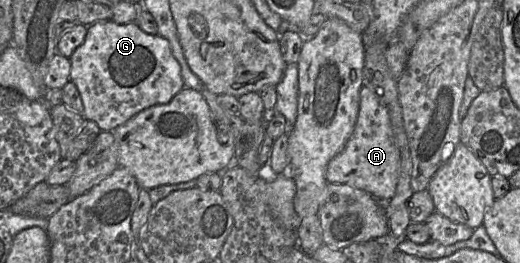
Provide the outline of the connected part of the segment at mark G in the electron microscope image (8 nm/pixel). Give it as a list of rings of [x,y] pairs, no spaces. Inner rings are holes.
[[[107,20],[87,26],[83,43],[74,50],[69,60],[70,82],[81,96],[83,116],[94,121],[102,132],[113,130],[148,107],[169,103],[184,88],[181,67],[172,54],[168,40],[158,34],[144,32],[136,23],[117,24]]]

